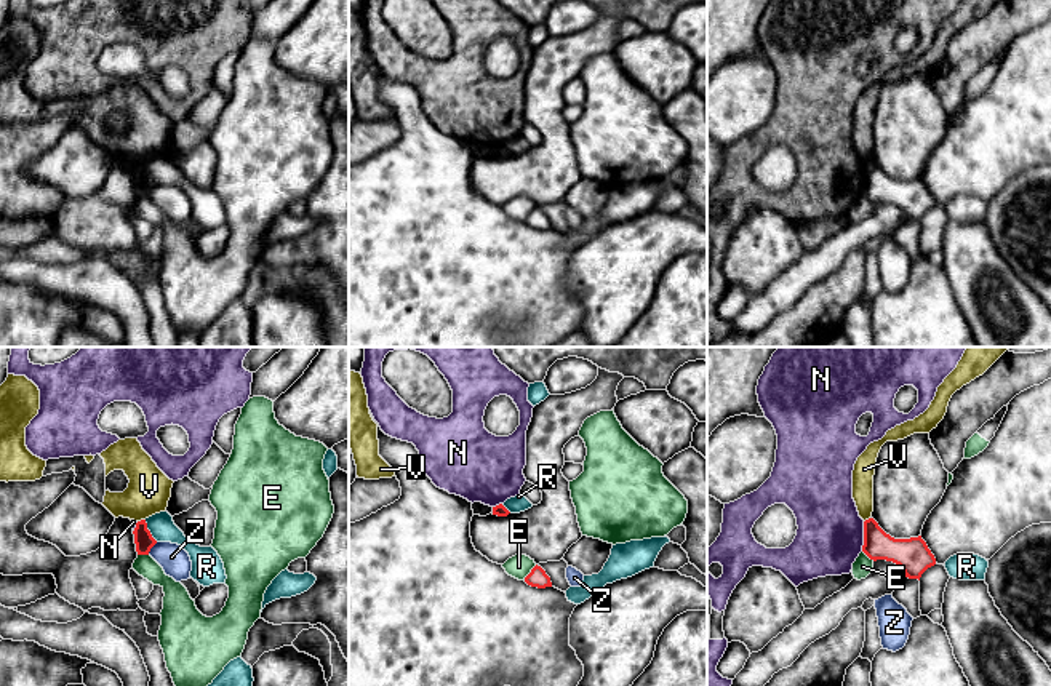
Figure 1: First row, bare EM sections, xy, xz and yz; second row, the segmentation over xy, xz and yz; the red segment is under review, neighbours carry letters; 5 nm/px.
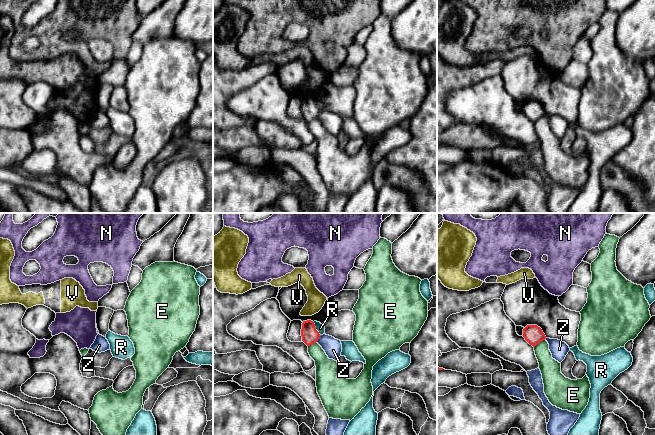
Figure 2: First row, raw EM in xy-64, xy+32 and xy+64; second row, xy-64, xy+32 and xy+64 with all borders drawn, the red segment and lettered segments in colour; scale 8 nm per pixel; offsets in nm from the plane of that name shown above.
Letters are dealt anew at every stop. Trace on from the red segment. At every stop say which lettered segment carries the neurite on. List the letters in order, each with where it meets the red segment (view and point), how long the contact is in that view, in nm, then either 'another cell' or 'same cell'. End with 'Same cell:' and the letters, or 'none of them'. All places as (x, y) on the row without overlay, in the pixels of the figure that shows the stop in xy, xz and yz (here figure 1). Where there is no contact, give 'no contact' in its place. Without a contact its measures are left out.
E: xz (530, 215) | 100 nm | another cell
N: yz (864, 178) | 150 nm | another cell
R: xy (149, 173) | 130 nm | another cell
V: xy (141, 162) | 40 nm | another cell
Z: xy (151, 189) | 80 nm | another cell
Same cell: none of them

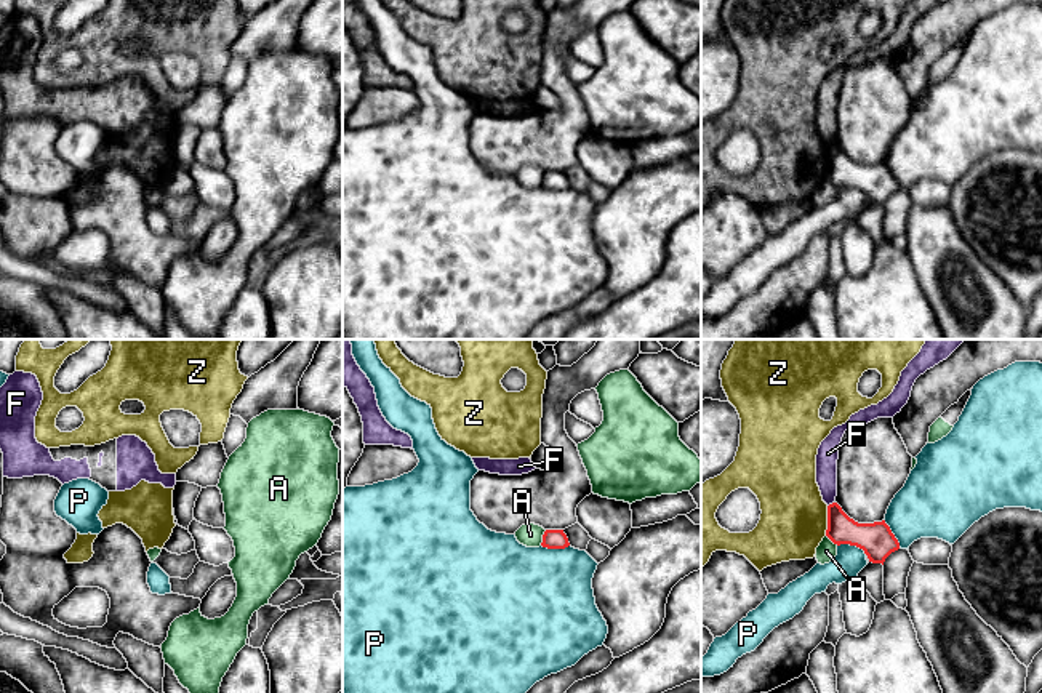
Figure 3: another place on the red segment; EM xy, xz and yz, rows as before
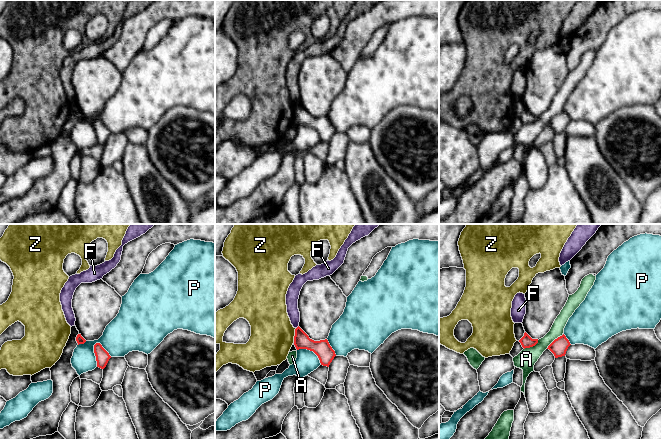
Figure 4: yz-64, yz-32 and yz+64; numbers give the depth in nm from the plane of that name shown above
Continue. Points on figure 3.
A: xz (543, 180) | 90 nm | another cell
F: yz (829, 146) | 40 nm | another cell
P: yz (852, 186) | 160 nm | another cell
Z: yz (828, 162) | 150 nm | another cell
Same cell: none of them

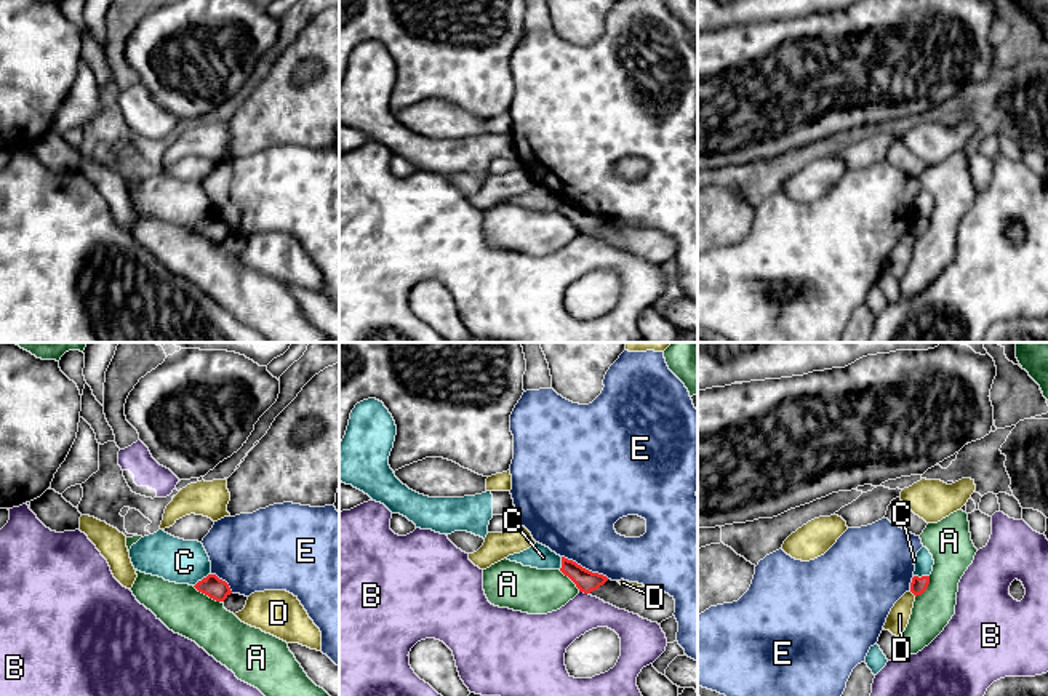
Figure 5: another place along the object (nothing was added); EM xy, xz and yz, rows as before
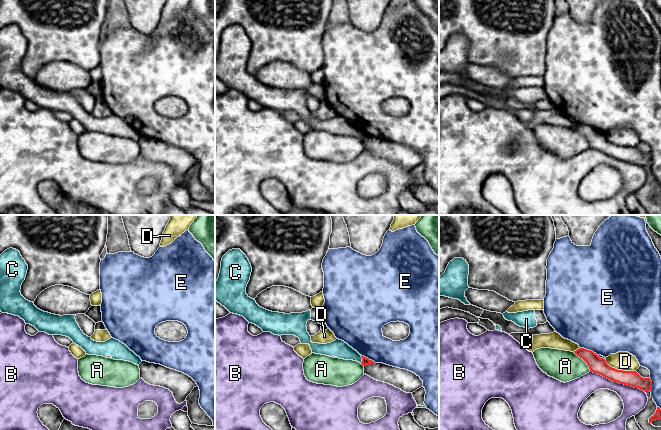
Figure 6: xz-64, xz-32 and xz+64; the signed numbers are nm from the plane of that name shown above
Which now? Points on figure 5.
A: xy (207, 236) | 170 nm | another cell
B: xz (584, 234) | 50 nm | another cell
C: xy (204, 220) | 110 nm | another cell
D: yz (912, 234) | 50 nm | same cell
E: xz (584, 210) | 260 nm | another cell
Same cell: D

